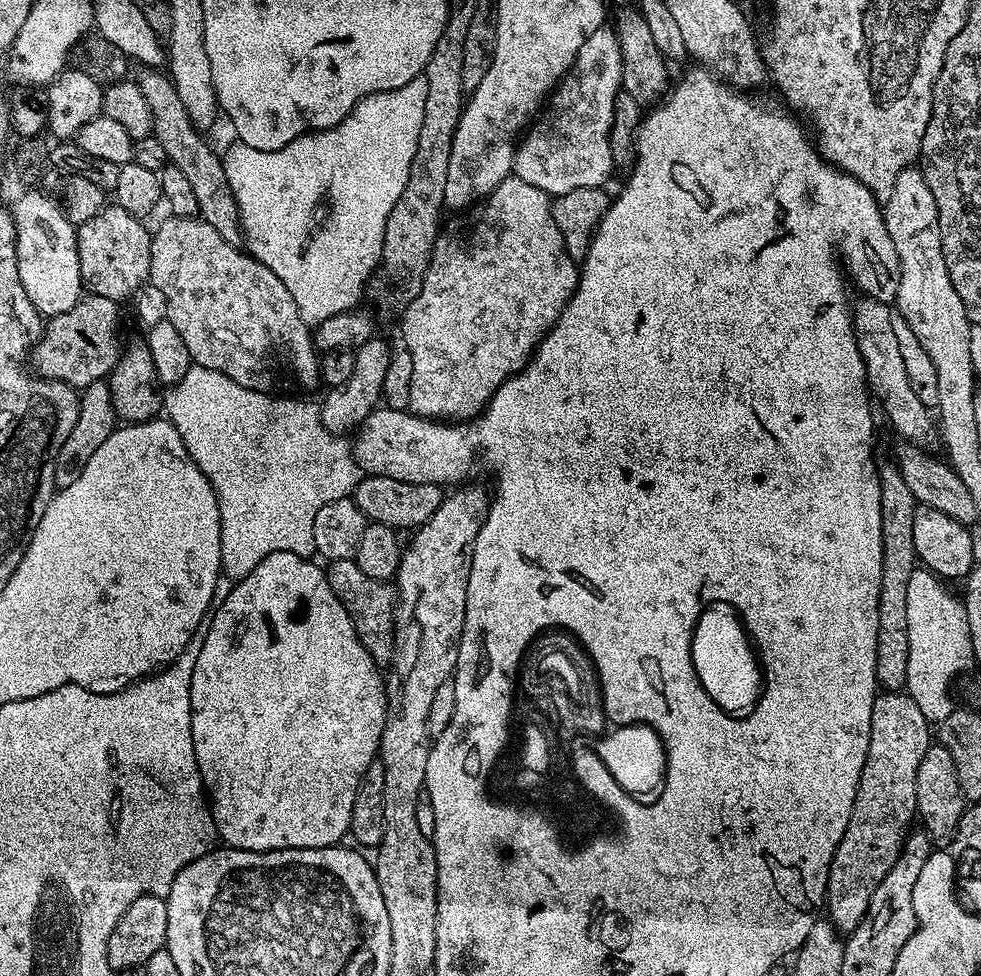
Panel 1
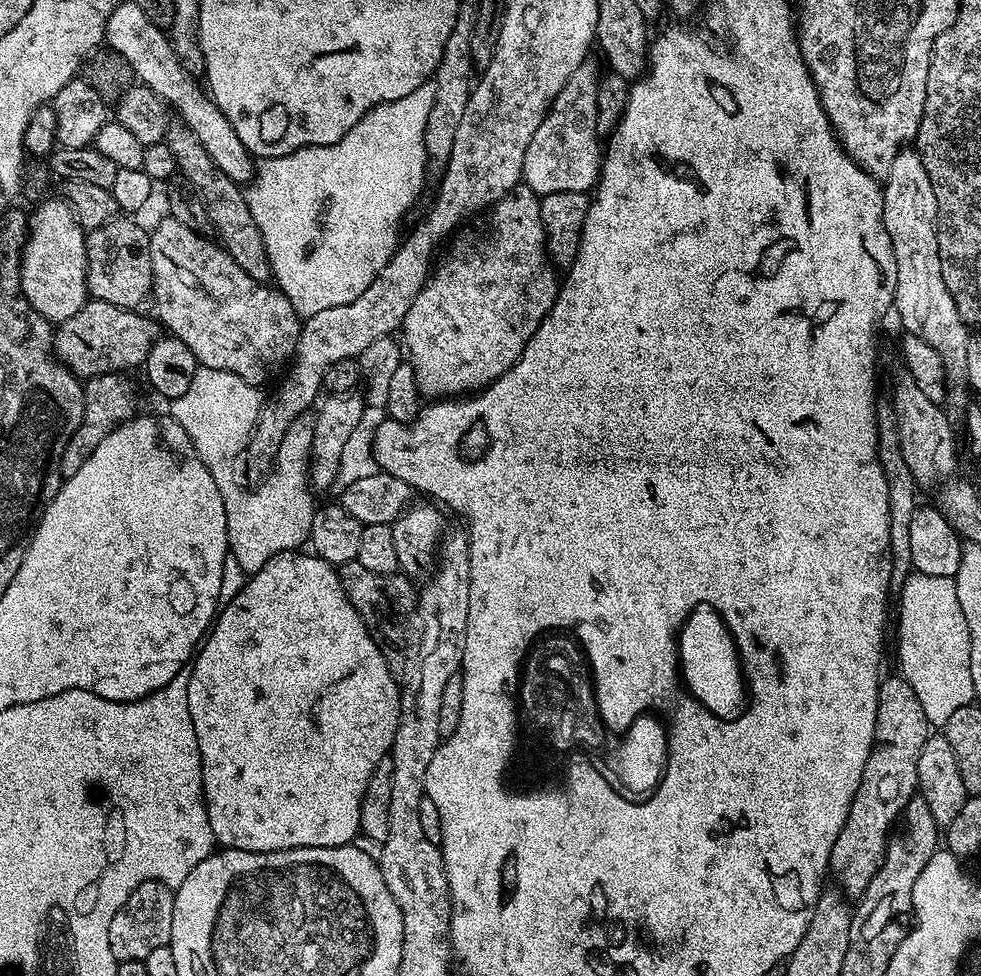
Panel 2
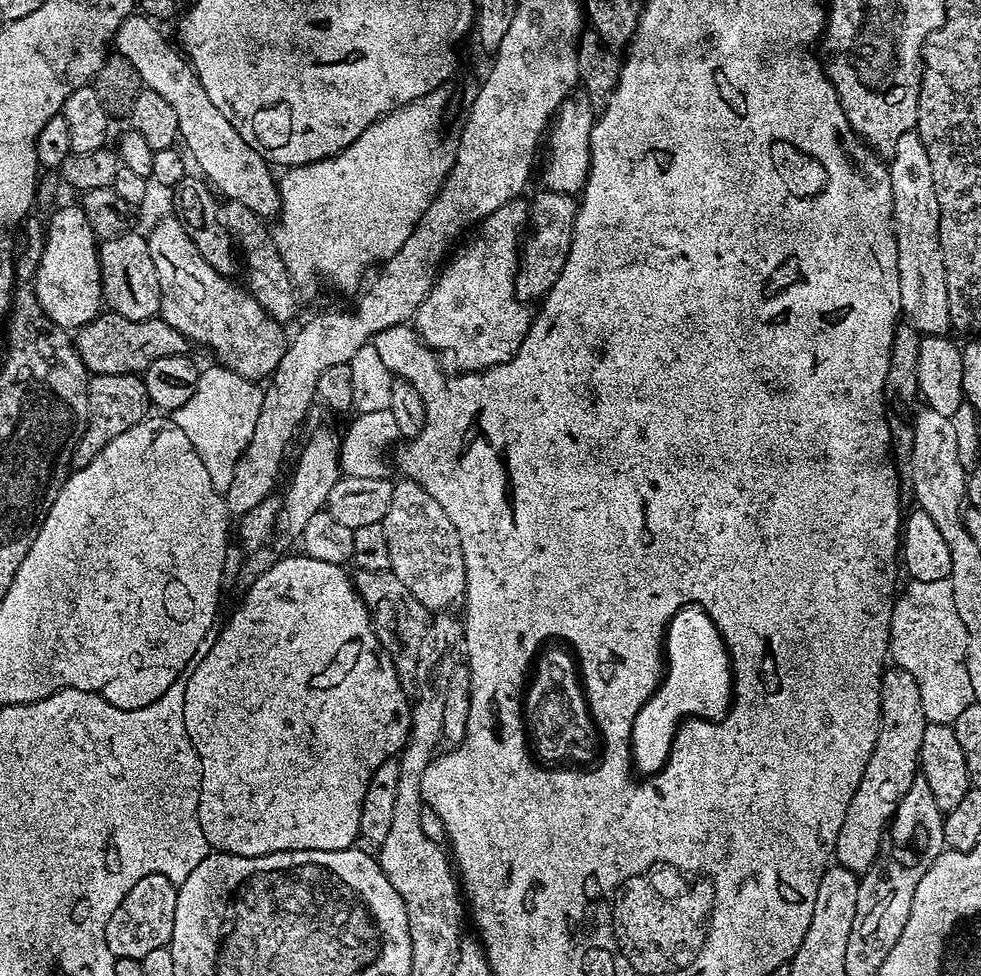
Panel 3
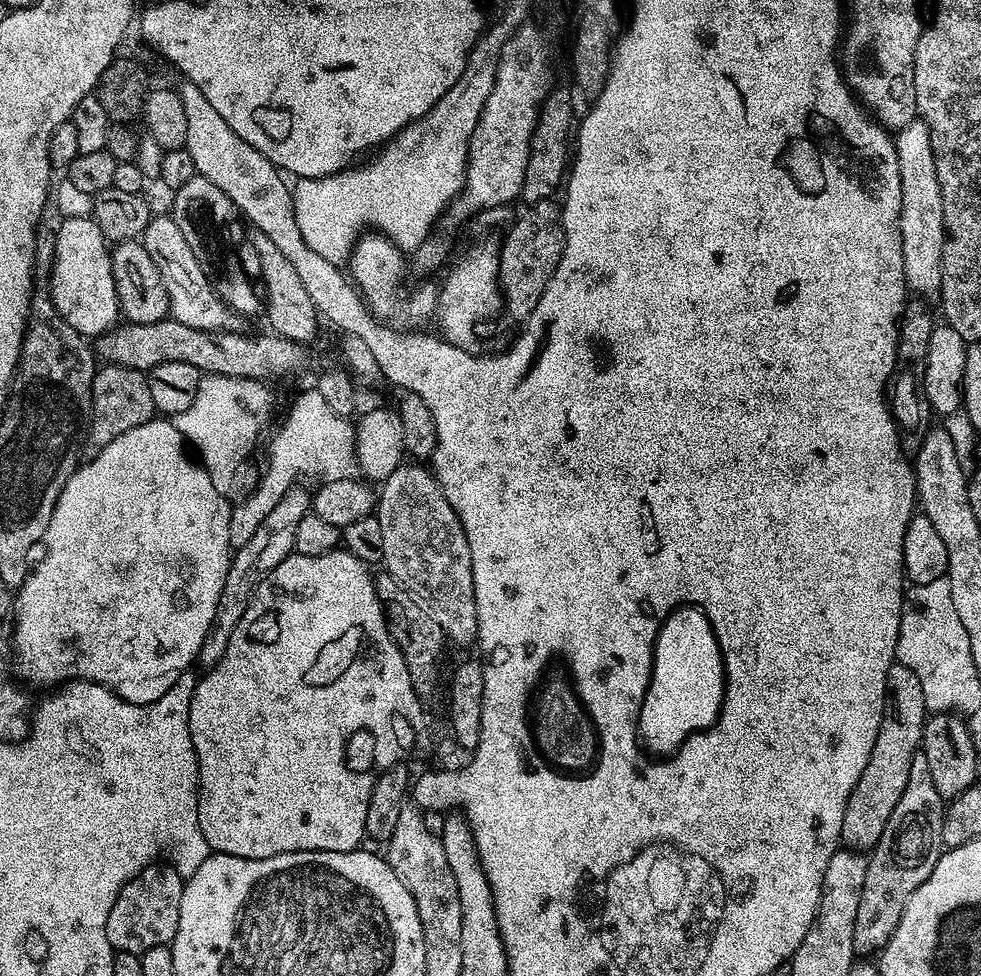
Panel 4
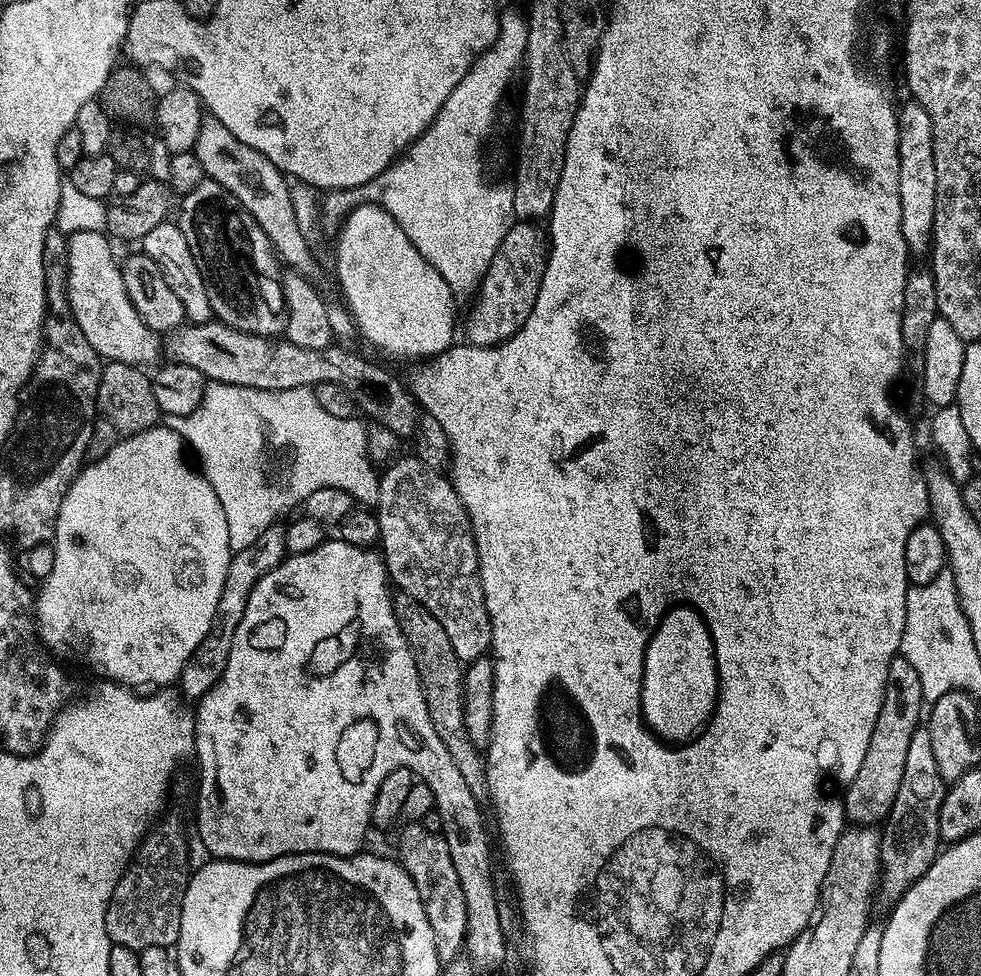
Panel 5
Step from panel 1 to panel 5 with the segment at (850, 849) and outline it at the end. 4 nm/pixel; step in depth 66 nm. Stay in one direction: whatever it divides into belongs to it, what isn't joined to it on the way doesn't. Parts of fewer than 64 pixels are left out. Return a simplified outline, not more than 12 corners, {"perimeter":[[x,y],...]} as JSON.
{"perimeter":[[897,654],[866,758],[842,792],[849,825],[888,819],[926,701]]}

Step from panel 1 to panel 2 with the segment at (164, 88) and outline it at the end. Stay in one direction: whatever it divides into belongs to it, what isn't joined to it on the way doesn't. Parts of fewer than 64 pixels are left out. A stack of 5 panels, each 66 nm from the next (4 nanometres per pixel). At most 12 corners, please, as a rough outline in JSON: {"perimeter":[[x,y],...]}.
{"perimeter":[[182,122],[166,143],[224,251],[271,281],[245,189],[222,174]]}

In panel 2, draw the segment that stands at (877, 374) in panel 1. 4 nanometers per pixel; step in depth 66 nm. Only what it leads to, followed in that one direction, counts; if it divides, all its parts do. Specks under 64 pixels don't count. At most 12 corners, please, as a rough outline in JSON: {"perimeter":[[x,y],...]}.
{"perimeter":[[907,370],[893,378],[902,458],[921,489],[956,468],[949,413]]}

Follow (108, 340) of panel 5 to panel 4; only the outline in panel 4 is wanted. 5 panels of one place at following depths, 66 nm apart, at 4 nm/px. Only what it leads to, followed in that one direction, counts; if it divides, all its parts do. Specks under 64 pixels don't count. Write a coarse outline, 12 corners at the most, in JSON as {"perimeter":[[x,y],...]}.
{"perimeter":[[64,218],[47,291],[86,338],[117,327],[110,241]]}

